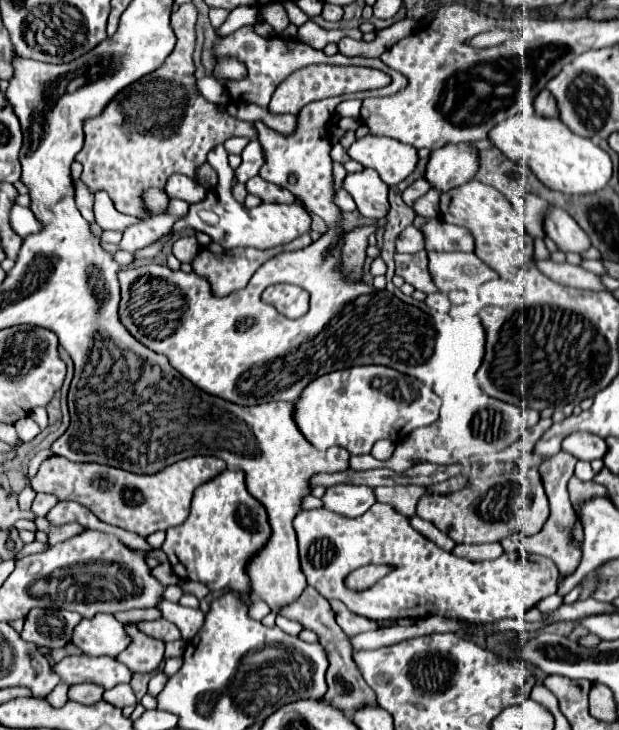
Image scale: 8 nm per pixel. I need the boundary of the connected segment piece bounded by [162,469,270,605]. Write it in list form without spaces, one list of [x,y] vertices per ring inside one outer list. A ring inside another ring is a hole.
[[[222,471],[208,483],[194,491],[188,519],[166,531],[162,551],[168,555],[174,573],[180,579],[202,581],[210,591],[238,591],[246,603],[252,605],[248,591],[250,579],[246,575],[246,563],[264,547],[270,537],[270,525],[266,509],[248,493],[242,471]]]

